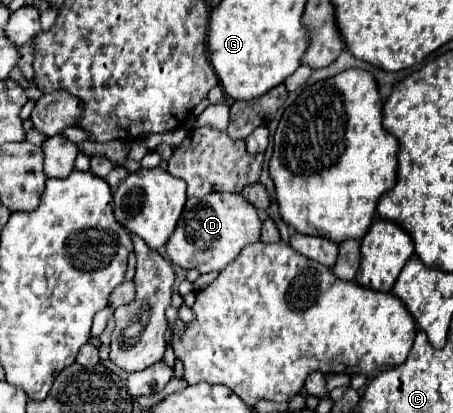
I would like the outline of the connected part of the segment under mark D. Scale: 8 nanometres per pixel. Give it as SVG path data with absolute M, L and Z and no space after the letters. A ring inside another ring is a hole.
M208 194L204 198L188 198L178 220L176 230L172 232L166 252L168 258L184 270L196 268L200 274L224 270L244 246L260 240L262 220L258 210L240 194Z

